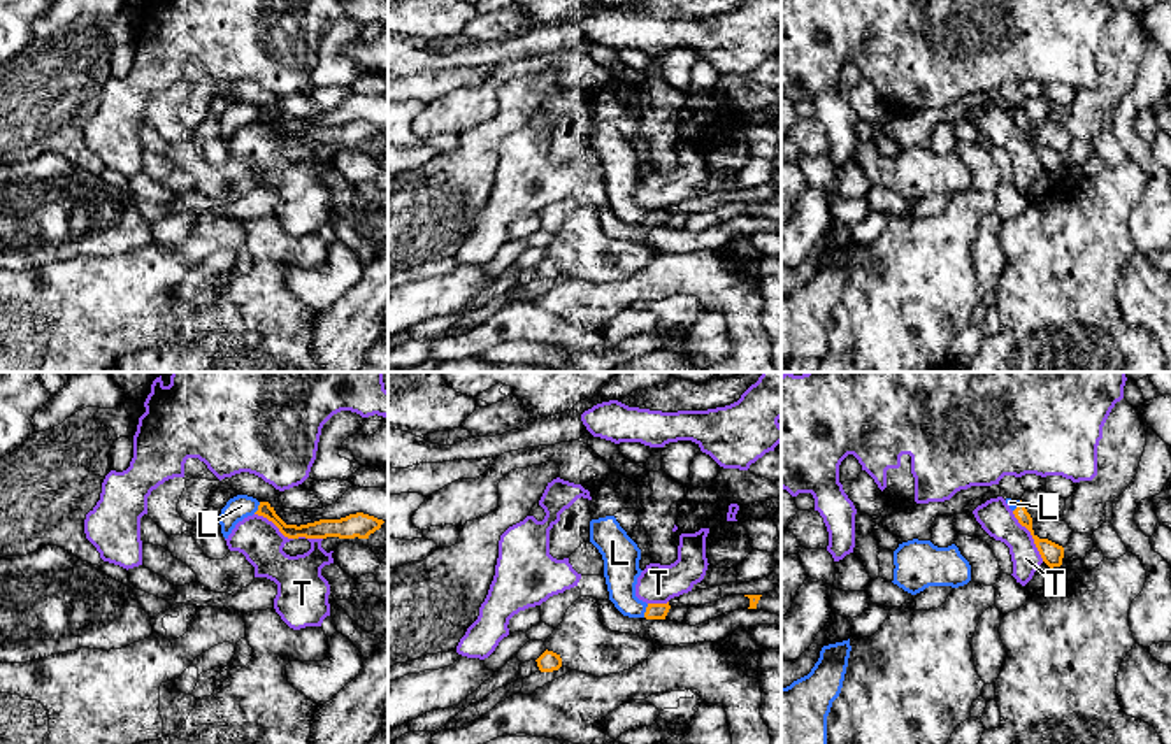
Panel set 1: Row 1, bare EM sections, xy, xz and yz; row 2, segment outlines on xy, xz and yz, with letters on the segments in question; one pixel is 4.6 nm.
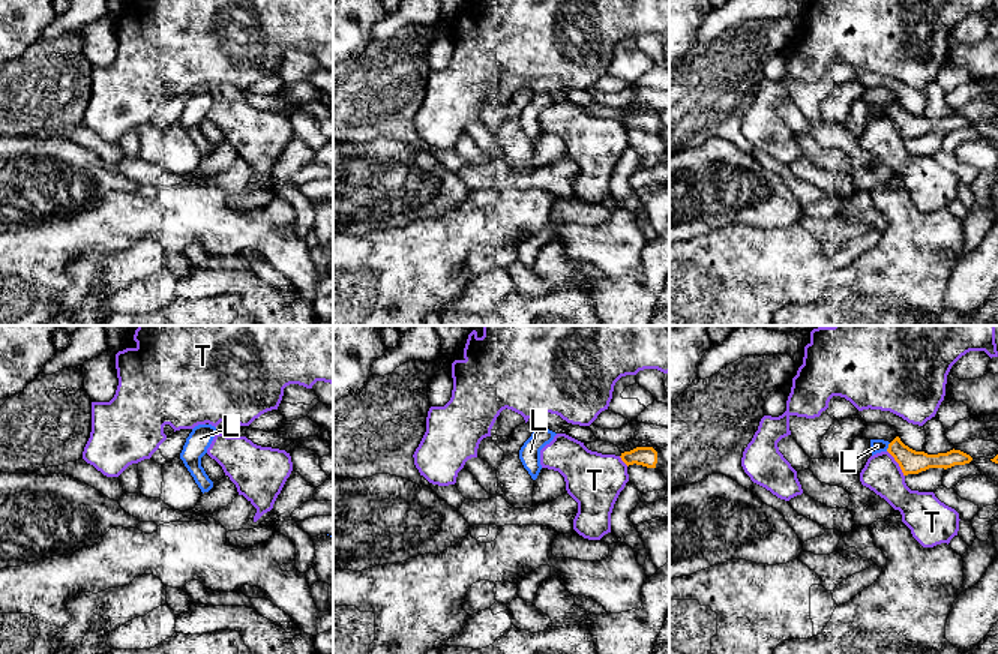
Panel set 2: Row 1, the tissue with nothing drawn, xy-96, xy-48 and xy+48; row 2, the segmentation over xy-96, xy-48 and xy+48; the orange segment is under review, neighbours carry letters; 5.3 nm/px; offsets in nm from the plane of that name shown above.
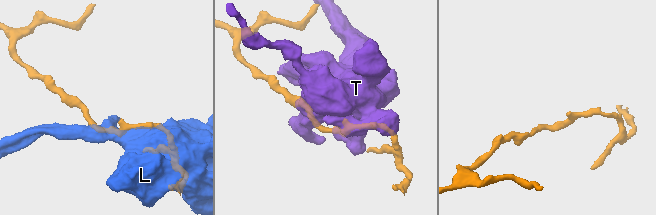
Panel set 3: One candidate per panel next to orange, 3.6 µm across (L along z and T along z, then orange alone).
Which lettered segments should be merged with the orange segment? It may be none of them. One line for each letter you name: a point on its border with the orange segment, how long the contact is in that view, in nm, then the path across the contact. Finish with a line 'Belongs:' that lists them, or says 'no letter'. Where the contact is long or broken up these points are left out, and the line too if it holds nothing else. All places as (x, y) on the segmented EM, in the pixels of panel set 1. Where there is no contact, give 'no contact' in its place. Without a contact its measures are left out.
Belongs: no letter

